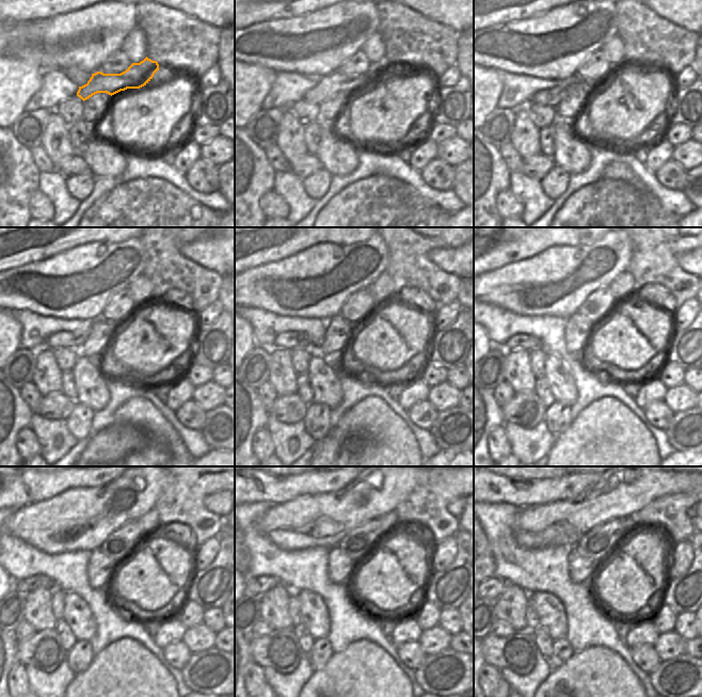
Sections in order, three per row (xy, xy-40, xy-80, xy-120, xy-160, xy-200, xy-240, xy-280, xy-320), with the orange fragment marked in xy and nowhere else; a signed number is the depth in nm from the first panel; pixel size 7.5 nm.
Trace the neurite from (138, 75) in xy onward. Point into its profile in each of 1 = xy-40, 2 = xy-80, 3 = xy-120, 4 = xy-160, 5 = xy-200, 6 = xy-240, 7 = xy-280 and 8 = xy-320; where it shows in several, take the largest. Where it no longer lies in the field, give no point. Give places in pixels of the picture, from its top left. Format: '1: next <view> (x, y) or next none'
1: next xy-40 (328, 86)
2: next xy-80 (552, 97)
3: next xy-120 (74, 339)
4: next xy-160 (290, 341)
5: next xy-200 (525, 342)
6: next xy-240 (25, 586)
7: next xy-280 (256, 586)
8: next xy-320 (495, 586)

